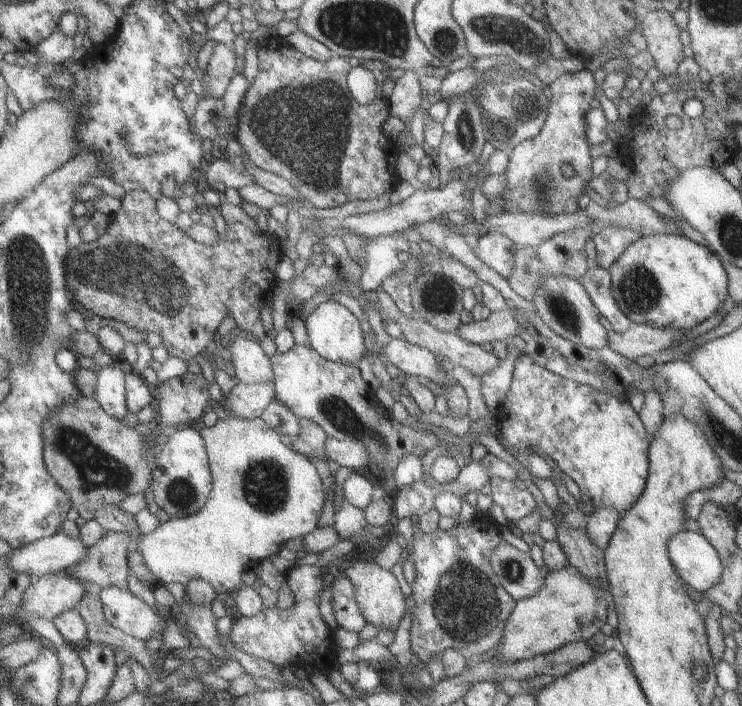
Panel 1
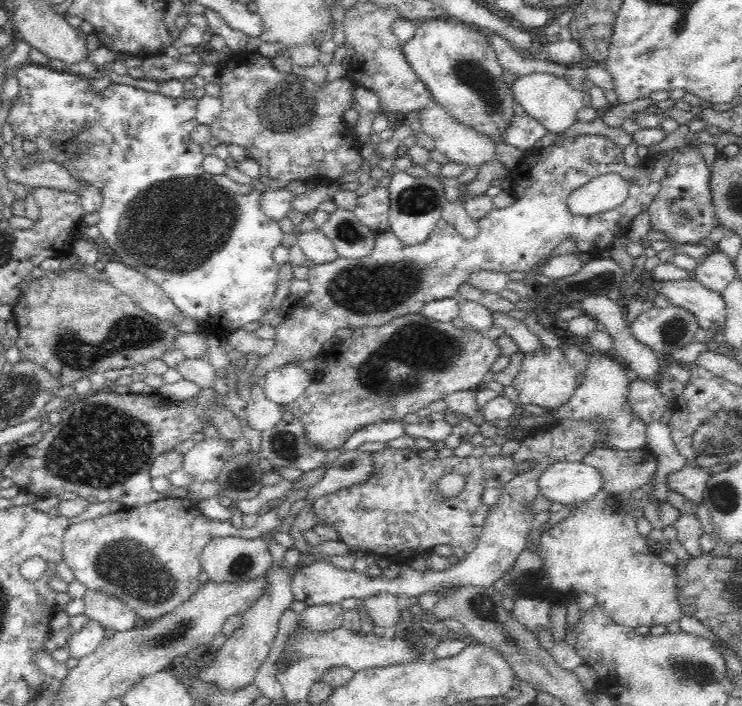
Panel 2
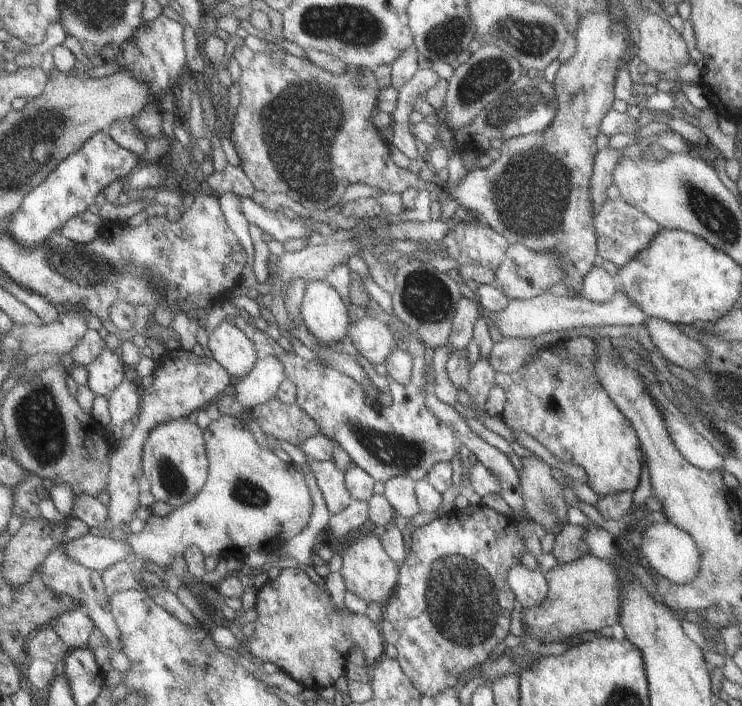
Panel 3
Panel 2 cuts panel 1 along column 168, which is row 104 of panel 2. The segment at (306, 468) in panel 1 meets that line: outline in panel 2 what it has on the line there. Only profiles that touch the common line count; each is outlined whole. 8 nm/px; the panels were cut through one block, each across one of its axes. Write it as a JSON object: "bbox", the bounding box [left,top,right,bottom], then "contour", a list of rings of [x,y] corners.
{"bbox":[510,72,586,134],"contour":[[[534,72],[533,74],[516,77],[510,91],[515,103],[519,103],[527,114],[540,122],[548,133],[558,134],[575,124],[577,112],[583,108],[582,98],[586,91],[568,79],[550,72]]]}

